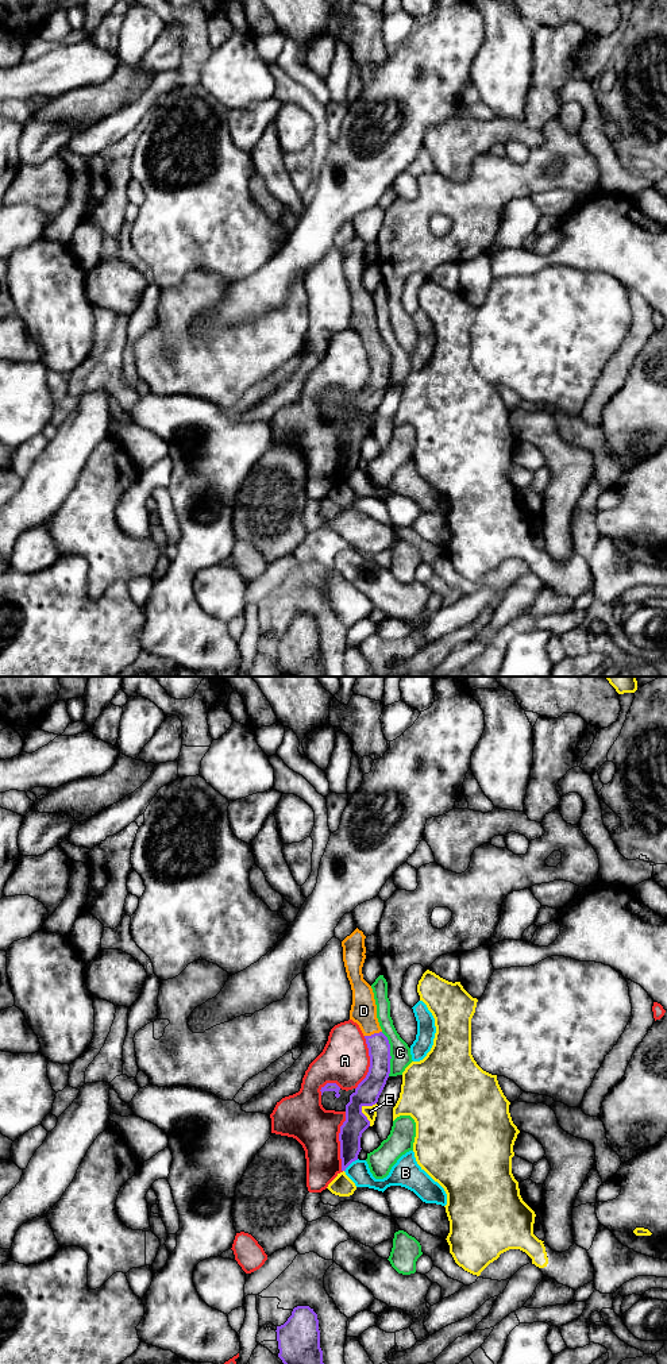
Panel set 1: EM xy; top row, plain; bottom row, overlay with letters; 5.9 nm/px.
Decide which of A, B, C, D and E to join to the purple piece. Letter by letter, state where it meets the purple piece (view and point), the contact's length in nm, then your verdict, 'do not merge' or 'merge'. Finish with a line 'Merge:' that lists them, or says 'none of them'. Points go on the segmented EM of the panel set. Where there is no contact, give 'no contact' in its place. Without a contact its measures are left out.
A: contact xy (339, 1140); length 360 nm; do not merge
B: contact xy (350, 1163); length 120 nm; do not merge
C: contact xy (389, 1054); length 260 nm; do not merge
D: contact xy (373, 1035); length 110 nm; merge
E: contact xy (361, 1110); length 150 nm; do not merge
Merge: D

